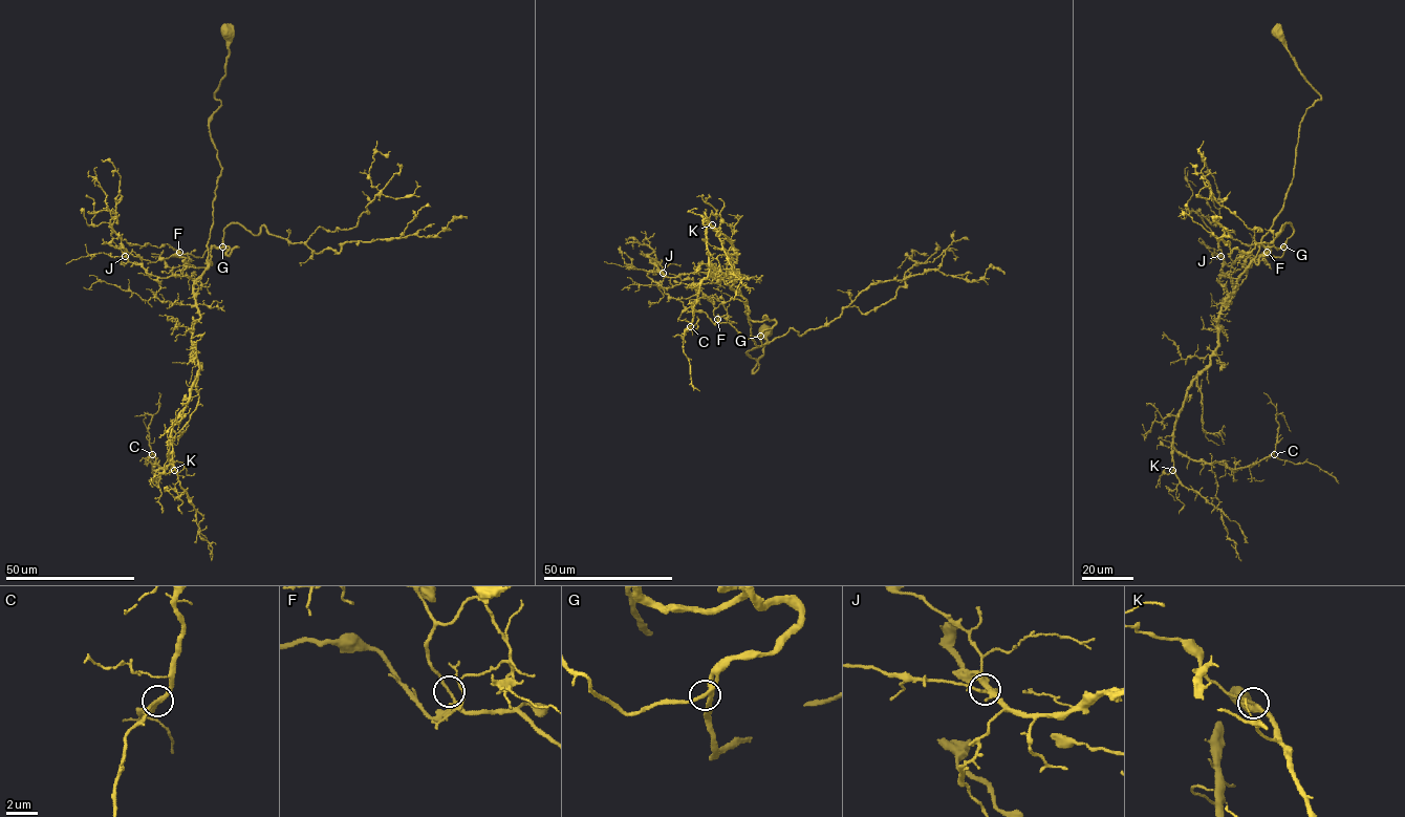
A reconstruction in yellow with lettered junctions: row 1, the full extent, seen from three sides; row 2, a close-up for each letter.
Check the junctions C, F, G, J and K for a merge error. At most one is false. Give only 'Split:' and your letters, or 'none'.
Split: none

